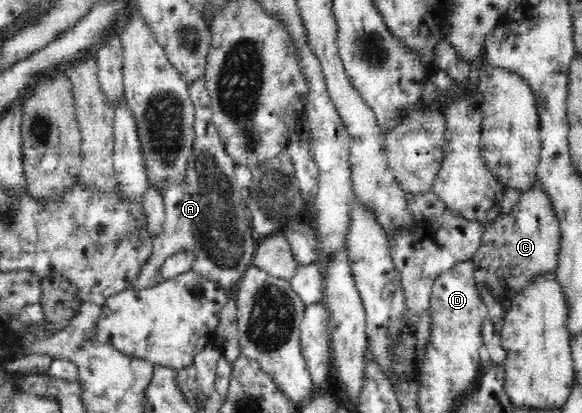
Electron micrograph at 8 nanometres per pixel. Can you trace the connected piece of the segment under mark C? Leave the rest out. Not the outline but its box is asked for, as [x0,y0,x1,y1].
[473,182,561,310]

